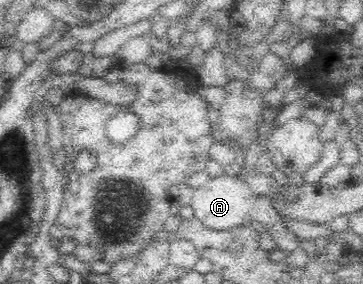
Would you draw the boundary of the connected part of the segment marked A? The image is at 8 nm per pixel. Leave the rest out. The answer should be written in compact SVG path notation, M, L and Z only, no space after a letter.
M230 171L230 174L222 174L218 178L214 178L210 182L208 188L202 188L202 190L194 190L194 198L192 198L192 210L196 214L196 218L202 222L205 228L214 228L214 230L228 230L228 228L234 228L234 226L240 226L240 216L246 214L246 204L244 202L255 199L255 191L252 190L250 185L244 184L244 180L236 178L234 171Z

